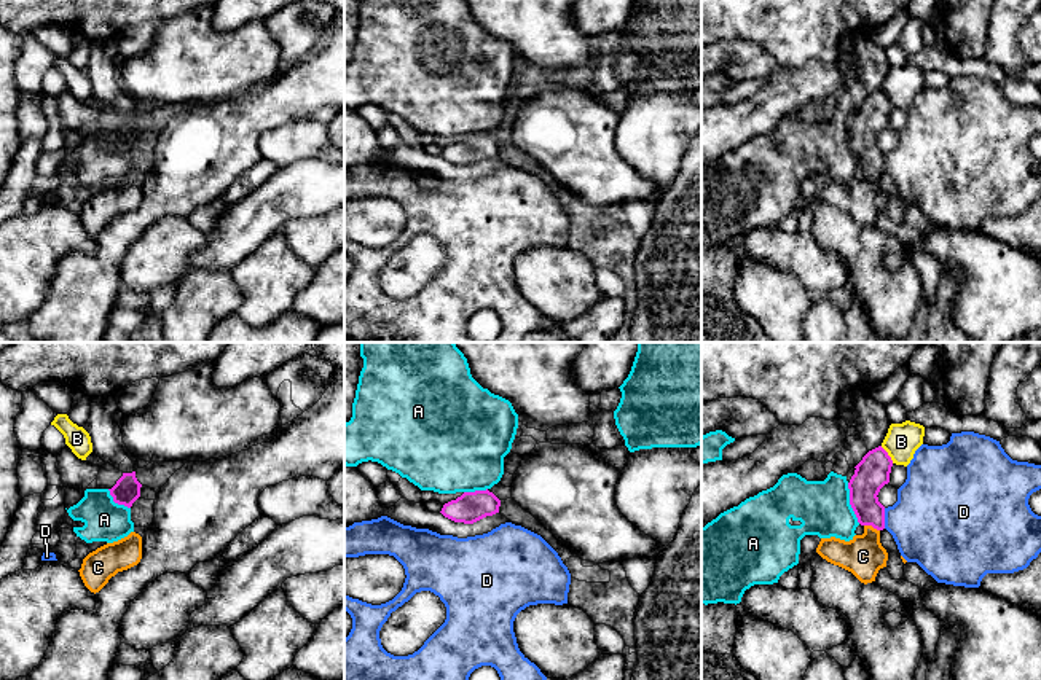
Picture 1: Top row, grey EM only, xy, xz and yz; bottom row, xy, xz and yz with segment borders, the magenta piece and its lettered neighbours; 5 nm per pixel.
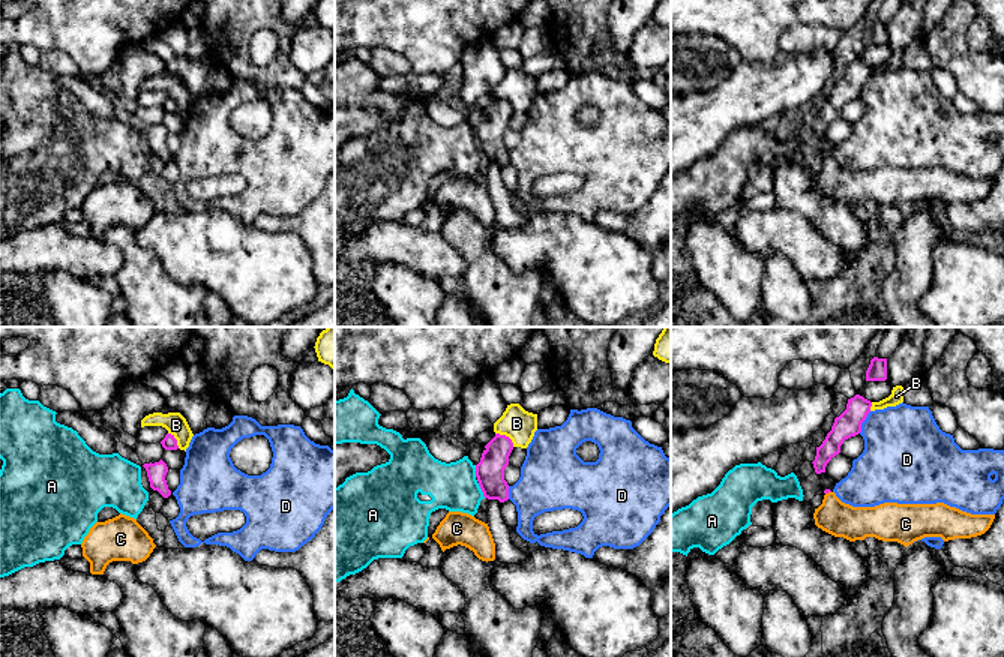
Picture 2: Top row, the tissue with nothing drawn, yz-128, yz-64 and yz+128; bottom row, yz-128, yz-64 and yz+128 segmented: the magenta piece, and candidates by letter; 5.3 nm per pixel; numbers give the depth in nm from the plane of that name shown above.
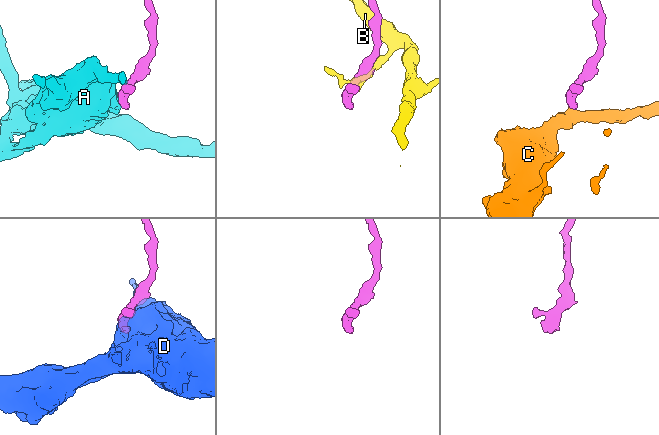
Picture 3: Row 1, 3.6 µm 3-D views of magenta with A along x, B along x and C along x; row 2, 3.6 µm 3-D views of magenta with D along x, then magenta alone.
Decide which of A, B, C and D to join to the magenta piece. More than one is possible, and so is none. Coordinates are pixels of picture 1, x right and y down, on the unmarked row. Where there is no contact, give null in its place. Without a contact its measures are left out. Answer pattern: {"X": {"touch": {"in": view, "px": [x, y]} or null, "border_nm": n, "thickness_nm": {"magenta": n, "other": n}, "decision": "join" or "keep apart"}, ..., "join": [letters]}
{"A": {"touch": {"in": "yz", "px": [850, 147]}, "border_nm": 220, "thickness_nm": {"magenta": 170, "other": 280}, "decision": "keep apart"}, "B": {"touch": {"in": "yz", "px": [887, 97]}, "border_nm": 110, "thickness_nm": {"magenta": 170, "other": 170}, "decision": "keep apart"}, "C": {"touch": {"in": "yz", "px": [872, 169]}, "border_nm": 90, "thickness_nm": {"magenta": 160, "other": 200}, "decision": "join"}, "D": {"touch": {"in": "yz", "px": [883, 161]}, "border_nm": 100, "thickness_nm": {"magenta": 170, "other": 420}, "decision": "keep apart"}, "join": ["C"]}

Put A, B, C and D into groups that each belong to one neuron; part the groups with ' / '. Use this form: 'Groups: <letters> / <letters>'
Groups: A / B / C / D

